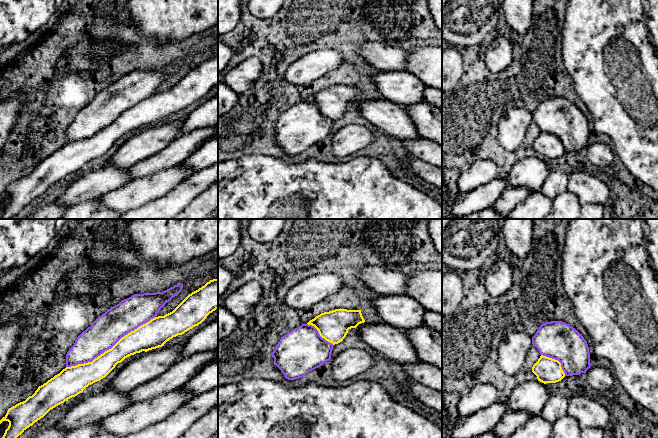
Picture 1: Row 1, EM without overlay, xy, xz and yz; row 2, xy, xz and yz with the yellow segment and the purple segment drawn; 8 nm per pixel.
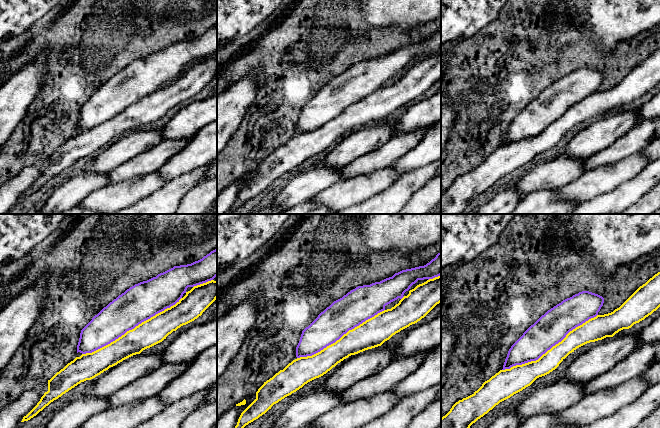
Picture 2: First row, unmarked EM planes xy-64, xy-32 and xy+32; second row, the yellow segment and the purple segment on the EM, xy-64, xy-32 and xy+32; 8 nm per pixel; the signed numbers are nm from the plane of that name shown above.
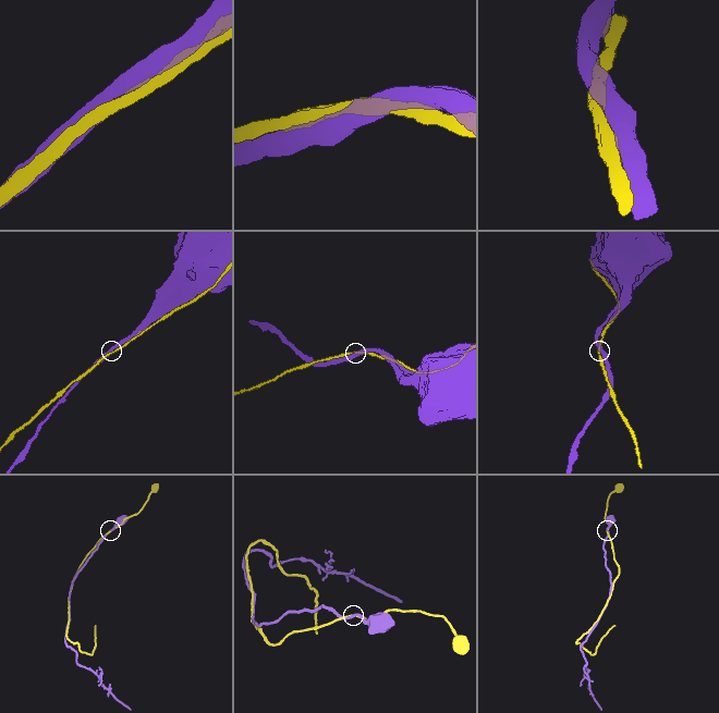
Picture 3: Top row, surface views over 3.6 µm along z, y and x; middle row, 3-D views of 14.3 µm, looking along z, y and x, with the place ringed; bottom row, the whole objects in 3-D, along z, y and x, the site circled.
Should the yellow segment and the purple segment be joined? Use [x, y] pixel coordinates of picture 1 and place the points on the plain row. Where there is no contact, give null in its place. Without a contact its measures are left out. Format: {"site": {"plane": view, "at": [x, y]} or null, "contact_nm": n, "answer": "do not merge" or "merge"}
{"site": {"plane": "xy", "at": [111, 124]}, "contact_nm": 850, "answer": "do not merge"}

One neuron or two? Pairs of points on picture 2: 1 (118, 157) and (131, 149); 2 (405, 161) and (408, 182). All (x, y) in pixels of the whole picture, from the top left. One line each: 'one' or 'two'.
1: one
2: two

